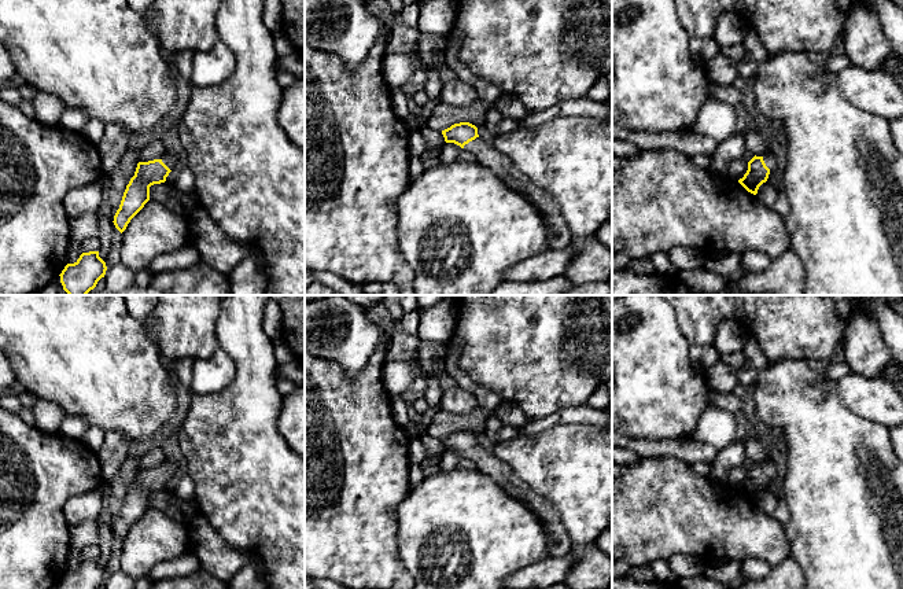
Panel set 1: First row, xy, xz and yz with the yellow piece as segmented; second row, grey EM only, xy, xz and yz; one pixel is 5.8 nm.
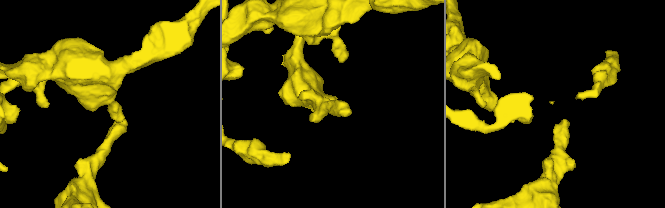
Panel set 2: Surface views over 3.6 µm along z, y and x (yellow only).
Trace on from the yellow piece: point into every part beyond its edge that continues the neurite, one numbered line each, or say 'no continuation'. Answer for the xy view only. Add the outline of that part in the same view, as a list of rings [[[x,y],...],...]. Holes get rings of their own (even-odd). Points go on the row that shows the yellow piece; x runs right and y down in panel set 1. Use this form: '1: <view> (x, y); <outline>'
1: xy (169, 159); [[[166,152],[161,159],[170,170],[178,163],[178,158],[169,152]]]

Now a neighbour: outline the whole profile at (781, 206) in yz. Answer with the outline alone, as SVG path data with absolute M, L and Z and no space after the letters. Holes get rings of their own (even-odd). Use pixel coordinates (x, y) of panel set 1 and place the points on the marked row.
M785 189L778 191L778 196L773 209L782 217L786 217L790 213L790 205Z

